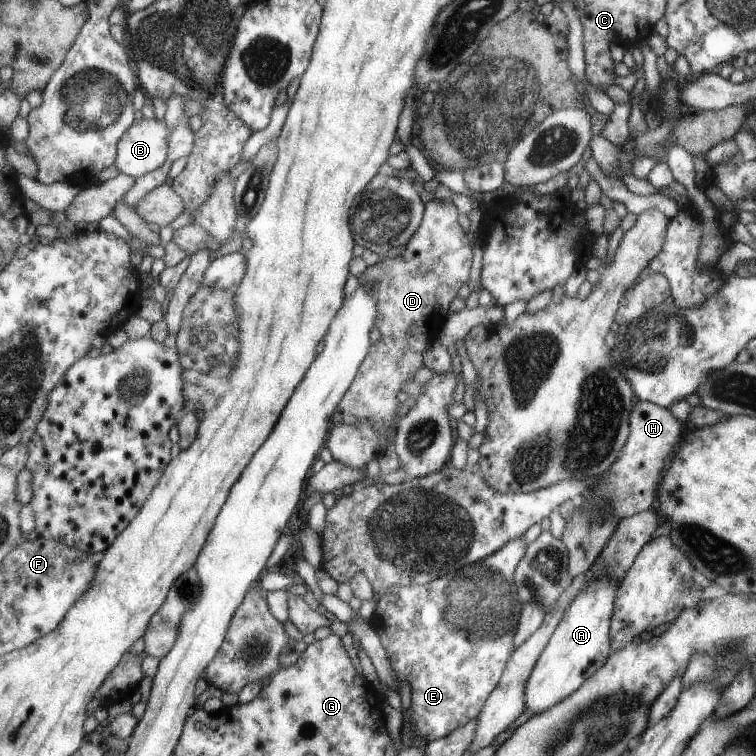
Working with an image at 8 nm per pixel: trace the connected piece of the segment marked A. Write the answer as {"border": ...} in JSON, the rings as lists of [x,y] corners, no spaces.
{"border":[[[601,566],[595,576],[579,588],[530,673],[526,684],[526,710],[529,714],[539,715],[562,703],[606,663],[611,651],[610,620],[619,583],[609,568]]]}

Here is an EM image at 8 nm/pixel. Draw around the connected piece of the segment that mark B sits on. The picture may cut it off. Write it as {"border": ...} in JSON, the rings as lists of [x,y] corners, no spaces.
{"border":[[[155,117],[135,120],[118,141],[117,155],[114,159],[118,174],[131,176],[133,179],[147,175],[155,168],[160,168],[166,161],[169,151],[170,130],[164,120]]]}

